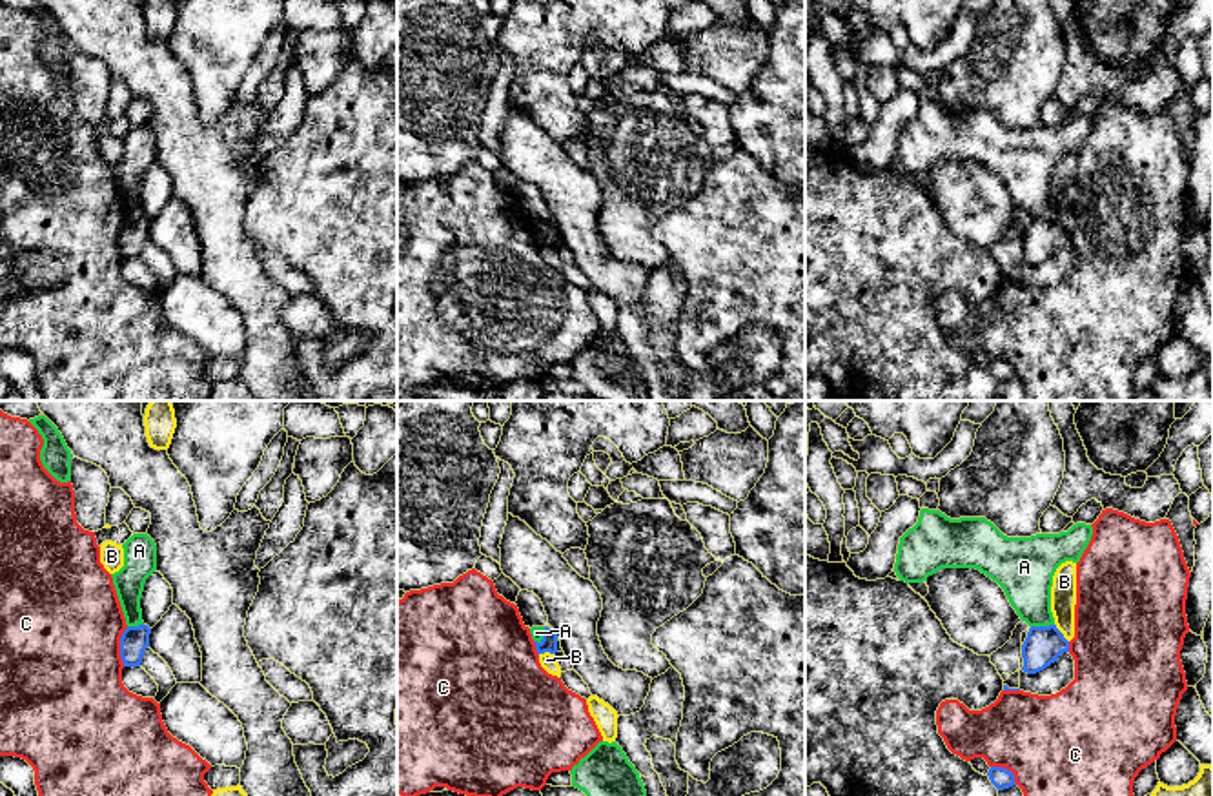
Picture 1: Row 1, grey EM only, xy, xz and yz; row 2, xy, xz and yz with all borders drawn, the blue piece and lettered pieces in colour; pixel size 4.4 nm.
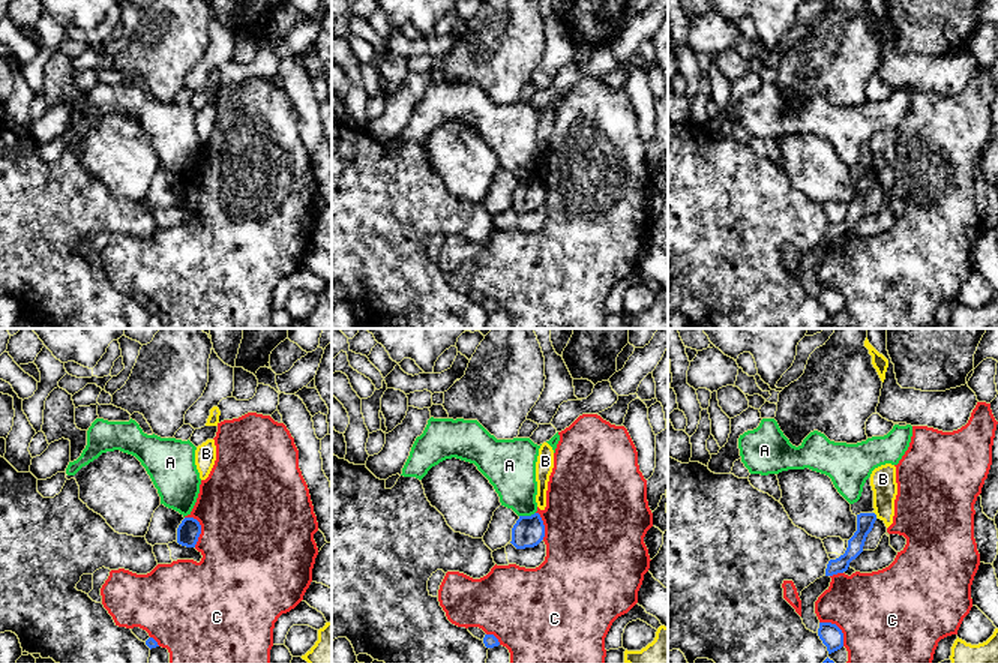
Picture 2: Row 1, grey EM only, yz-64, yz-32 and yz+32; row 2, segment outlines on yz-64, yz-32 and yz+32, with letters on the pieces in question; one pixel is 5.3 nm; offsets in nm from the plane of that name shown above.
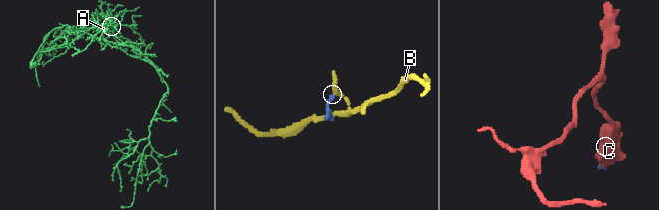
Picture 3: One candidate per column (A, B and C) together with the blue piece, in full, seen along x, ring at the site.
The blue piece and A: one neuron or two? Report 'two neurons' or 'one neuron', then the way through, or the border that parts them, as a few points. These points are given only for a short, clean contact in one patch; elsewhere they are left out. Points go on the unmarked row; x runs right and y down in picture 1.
two neurons | along yz (1053, 215), (1031, 219)

